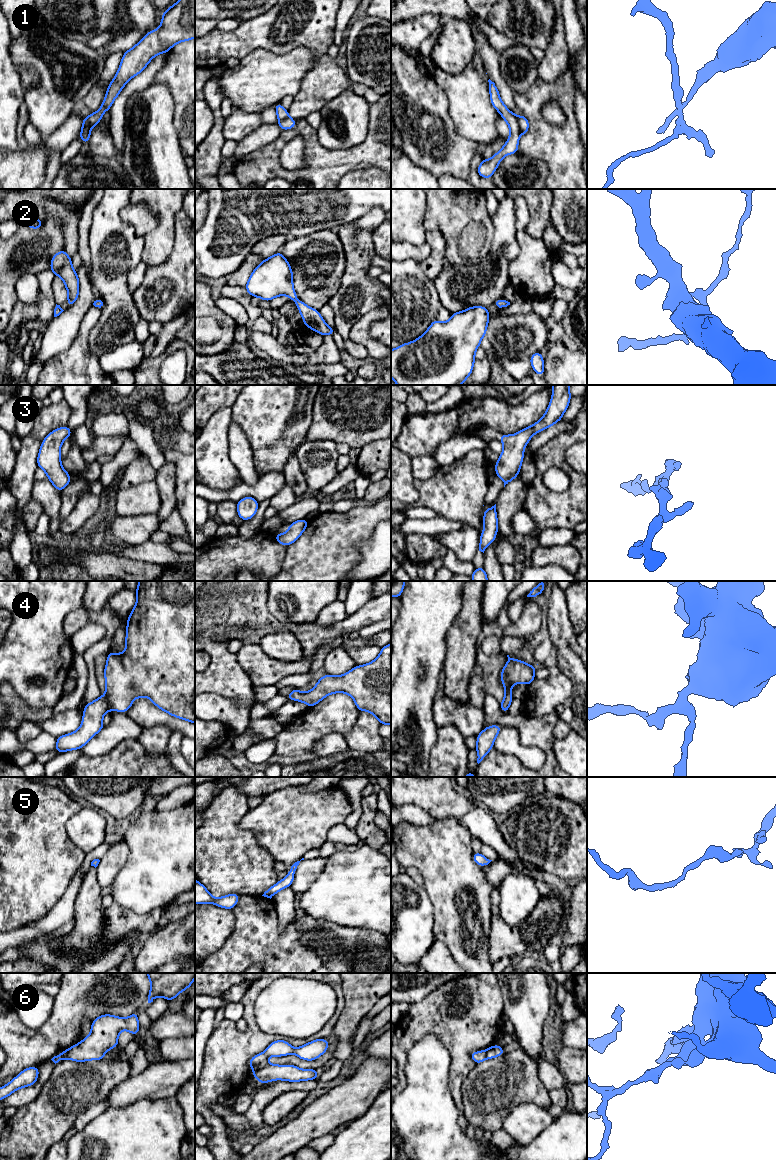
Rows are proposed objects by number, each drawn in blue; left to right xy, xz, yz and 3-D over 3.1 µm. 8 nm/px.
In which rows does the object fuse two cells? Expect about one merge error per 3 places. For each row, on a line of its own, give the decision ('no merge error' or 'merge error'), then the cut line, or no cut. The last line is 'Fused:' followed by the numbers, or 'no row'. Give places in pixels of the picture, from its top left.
1: merge error; cut yz (516, 117), (518, 130), (521, 133)
2: no merge error; cut none
3: no merge error; cut none
4: no merge error; cut none
5: no merge error; cut none
6: merge error; cut xz (267, 1063), (263, 1067), (254, 1070)
Fused: 1, 6

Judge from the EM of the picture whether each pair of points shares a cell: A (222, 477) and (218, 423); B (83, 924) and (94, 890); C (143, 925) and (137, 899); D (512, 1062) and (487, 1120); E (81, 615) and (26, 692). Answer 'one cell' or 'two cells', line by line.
A: one cell
B: one cell
C: two cells
D: one cell
E: two cells

